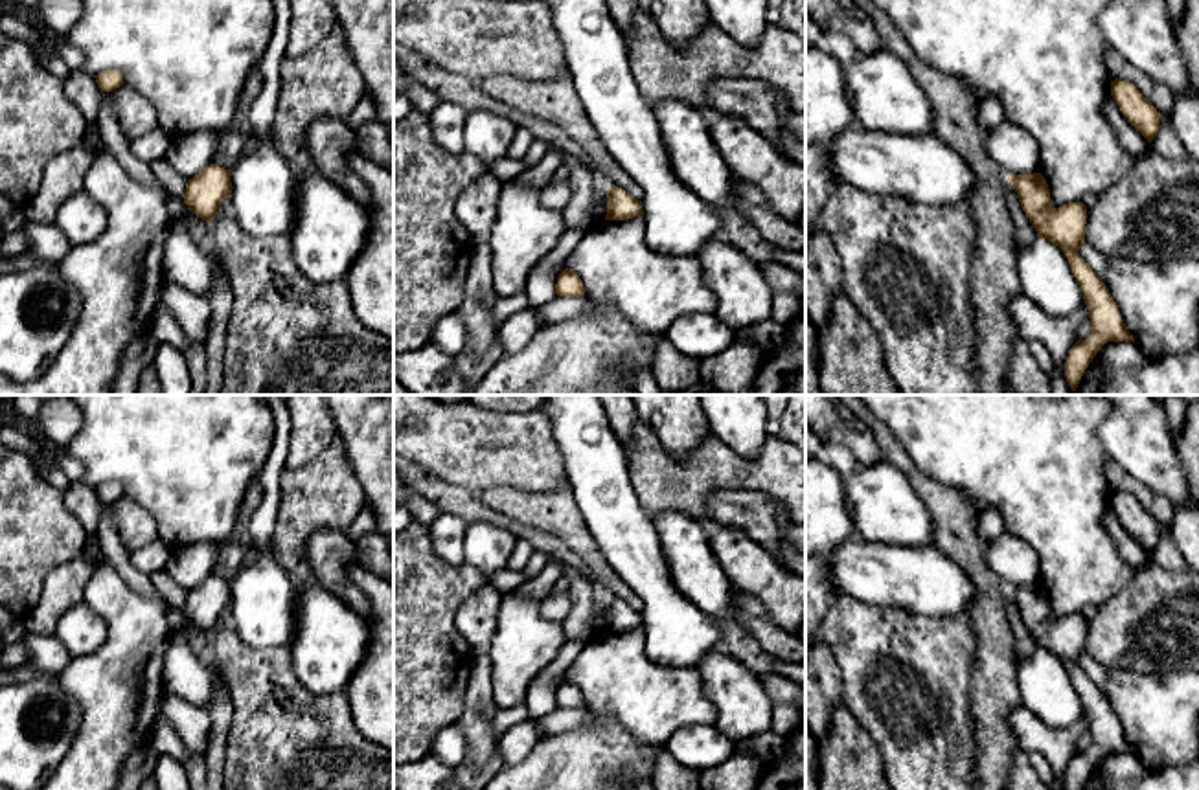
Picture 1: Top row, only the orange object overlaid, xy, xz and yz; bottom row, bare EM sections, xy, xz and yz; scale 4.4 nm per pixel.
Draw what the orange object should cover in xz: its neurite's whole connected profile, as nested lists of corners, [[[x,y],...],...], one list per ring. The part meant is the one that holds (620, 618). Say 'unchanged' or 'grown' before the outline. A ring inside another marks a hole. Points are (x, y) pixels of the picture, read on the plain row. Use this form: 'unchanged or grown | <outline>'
unchanged | [[[609,599],[605,632],[627,632],[640,626],[644,626],[642,612],[634,610],[622,599]]]

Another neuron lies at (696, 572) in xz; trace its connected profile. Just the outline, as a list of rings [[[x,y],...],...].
[[[680,513],[653,518],[675,588],[714,619],[734,617],[736,590],[712,547],[712,525]]]

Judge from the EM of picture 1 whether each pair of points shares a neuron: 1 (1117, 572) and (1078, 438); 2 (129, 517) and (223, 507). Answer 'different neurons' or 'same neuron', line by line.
1: same neuron
2: different neurons

